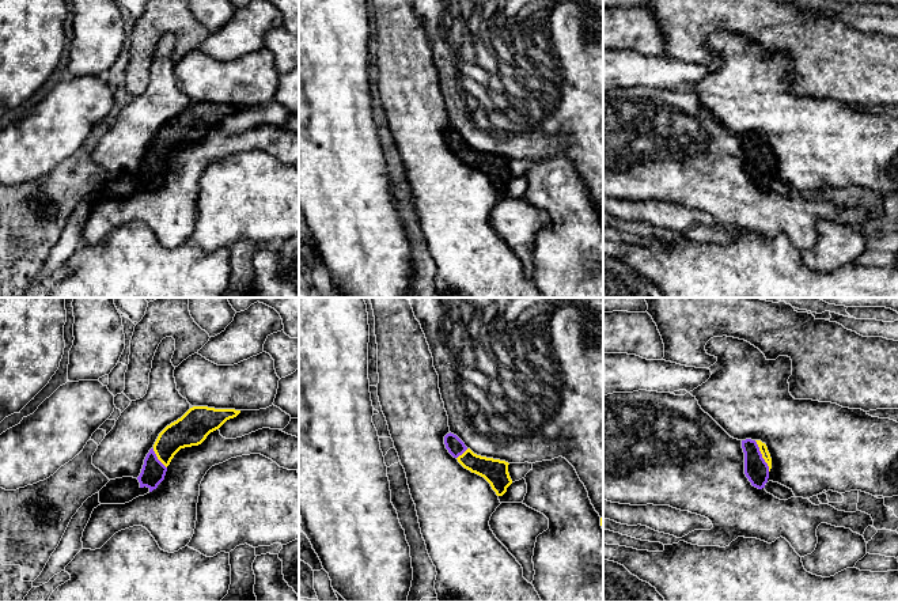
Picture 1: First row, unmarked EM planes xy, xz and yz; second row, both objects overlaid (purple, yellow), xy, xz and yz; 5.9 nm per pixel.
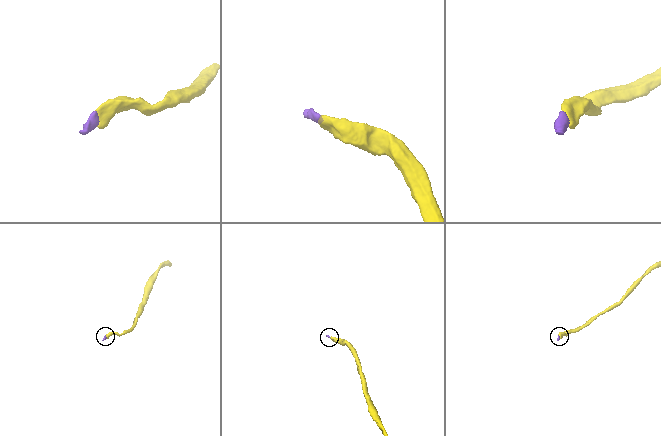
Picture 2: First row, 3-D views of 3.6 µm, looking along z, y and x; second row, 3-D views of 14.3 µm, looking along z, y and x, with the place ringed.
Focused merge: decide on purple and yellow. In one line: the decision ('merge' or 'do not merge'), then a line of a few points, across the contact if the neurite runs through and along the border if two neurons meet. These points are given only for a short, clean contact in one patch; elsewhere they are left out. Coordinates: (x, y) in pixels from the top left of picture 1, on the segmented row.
merge | yz (756, 469), (761, 455), (762, 447)

